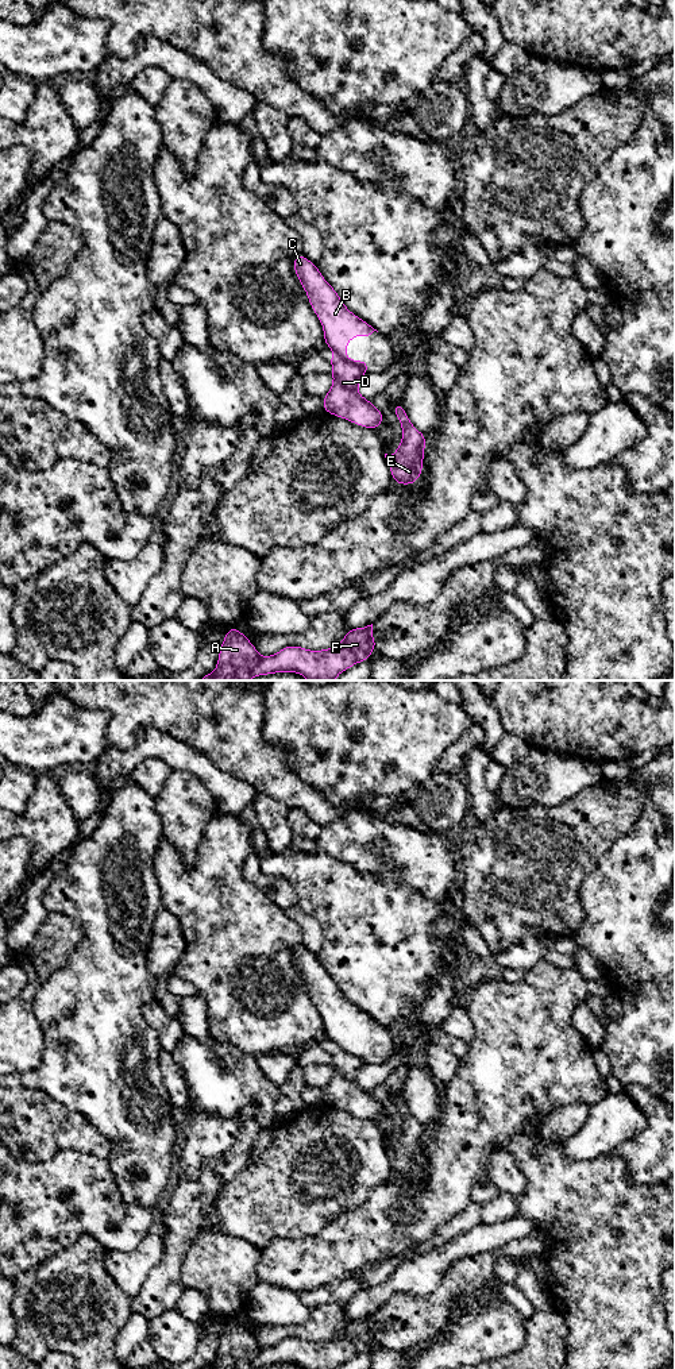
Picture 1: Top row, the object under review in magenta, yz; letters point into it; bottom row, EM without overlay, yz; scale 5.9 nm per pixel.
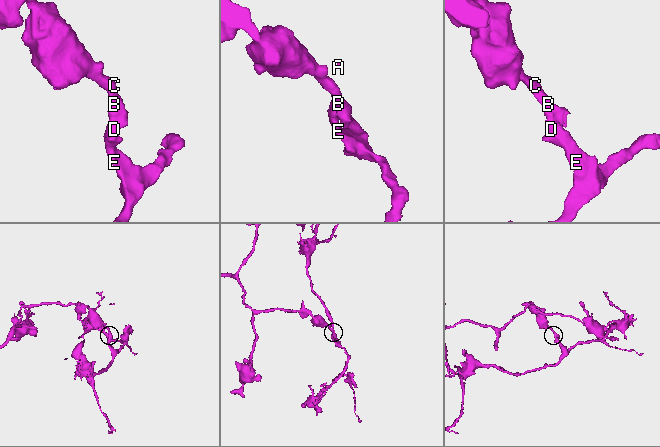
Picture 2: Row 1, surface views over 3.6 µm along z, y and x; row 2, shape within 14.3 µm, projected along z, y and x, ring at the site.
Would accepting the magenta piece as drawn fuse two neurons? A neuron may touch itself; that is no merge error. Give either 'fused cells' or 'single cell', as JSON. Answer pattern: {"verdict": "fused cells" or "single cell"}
{"verdict": "fused cells"}

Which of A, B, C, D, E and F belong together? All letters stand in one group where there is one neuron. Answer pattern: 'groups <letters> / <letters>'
groups A D E F / B C

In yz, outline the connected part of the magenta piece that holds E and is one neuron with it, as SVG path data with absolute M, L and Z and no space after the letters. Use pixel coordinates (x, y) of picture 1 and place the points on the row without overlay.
M393 1095L392 1102L397 1106L401 1115L402 1131L396 1145L385 1145L385 1149L390 1157L394 1175L413 1176L423 1164L427 1127L413 1118L402 1095Z

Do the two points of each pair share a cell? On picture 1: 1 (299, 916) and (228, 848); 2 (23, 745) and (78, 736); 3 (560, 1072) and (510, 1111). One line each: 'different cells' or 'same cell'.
1: different cells
2: same cell
3: same cell

